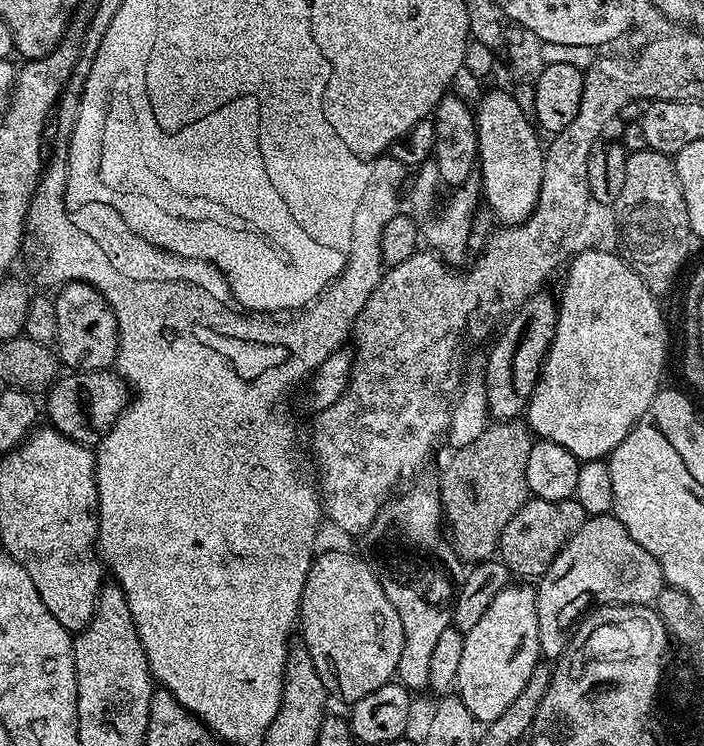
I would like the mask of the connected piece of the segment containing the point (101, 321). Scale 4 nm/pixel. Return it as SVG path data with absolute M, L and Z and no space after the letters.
M82 282L63 285L57 292L60 293L54 296L58 318L54 348L59 363L68 367L65 369L81 372L111 369L116 363L118 350L118 322L106 298L102 298L98 289Z

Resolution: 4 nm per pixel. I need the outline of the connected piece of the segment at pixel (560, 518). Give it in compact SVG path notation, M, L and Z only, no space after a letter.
M530 498L506 522L506 530L502 530L498 545L499 559L509 570L509 573L516 578L539 578L550 566L550 562L578 534L583 526L586 517L582 506L578 506L575 498L571 500L537 500Z

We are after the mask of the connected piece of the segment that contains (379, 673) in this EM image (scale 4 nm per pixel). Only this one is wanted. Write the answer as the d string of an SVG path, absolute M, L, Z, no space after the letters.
M324 552L313 559L300 599L298 632L304 635L303 647L307 648L325 690L335 699L337 696L347 702L366 698L378 686L389 683L397 675L396 667L404 653L404 631L398 610L386 598L386 590L382 590L371 564L363 555L355 556L352 552Z

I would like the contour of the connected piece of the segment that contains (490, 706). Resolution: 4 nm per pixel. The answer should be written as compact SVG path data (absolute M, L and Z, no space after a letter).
M528 582L509 583L502 594L490 602L478 626L464 633L455 691L462 702L466 702L466 710L474 714L476 721L487 726L522 692L530 679L530 672L540 659L536 589Z

